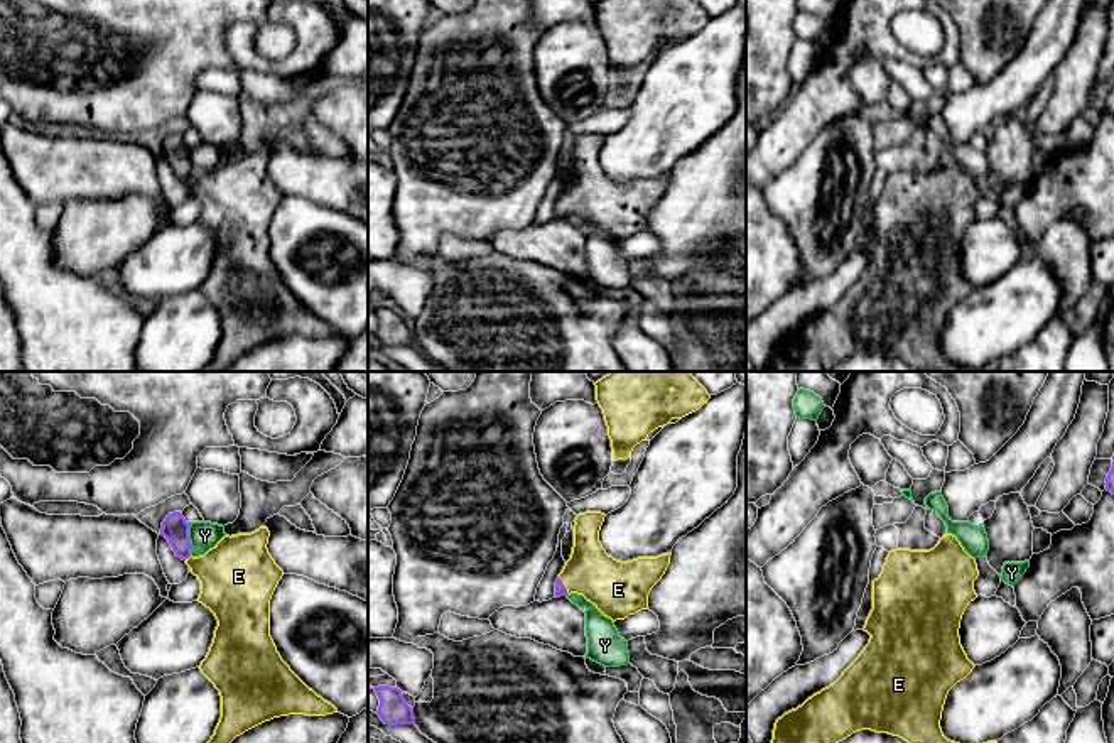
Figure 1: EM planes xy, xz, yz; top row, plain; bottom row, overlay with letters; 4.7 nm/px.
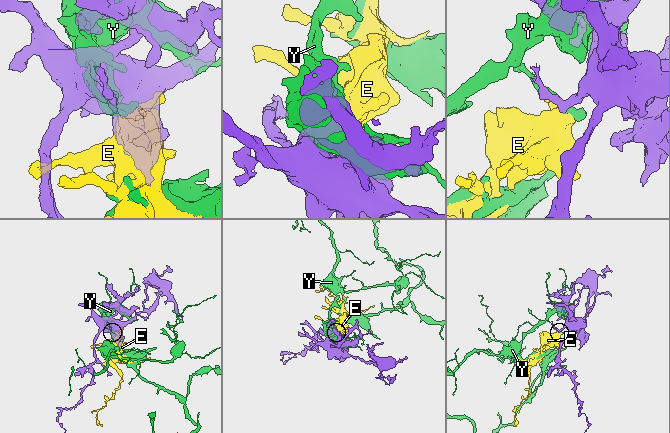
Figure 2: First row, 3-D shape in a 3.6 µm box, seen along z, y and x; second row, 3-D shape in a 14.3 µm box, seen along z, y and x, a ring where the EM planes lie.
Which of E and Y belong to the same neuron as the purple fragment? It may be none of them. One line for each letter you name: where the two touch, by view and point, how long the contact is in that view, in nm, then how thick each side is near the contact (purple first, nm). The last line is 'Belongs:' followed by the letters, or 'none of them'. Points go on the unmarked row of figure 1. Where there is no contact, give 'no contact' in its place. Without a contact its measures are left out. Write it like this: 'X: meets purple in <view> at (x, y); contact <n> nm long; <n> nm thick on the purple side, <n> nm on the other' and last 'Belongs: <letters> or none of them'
E: meets purple in xz at (562, 206); contact 100 nm long; 60 nm thick on the purple side, 240 nm on the other
Belongs: E

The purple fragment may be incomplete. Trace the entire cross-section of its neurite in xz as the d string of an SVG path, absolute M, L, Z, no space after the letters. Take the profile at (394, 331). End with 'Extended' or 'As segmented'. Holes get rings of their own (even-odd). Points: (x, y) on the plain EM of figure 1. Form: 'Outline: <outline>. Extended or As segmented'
Outline: M378 307L373 311L380 321L376 336L385 346L415 346L414 329L405 324L398 309Z. As segmented

